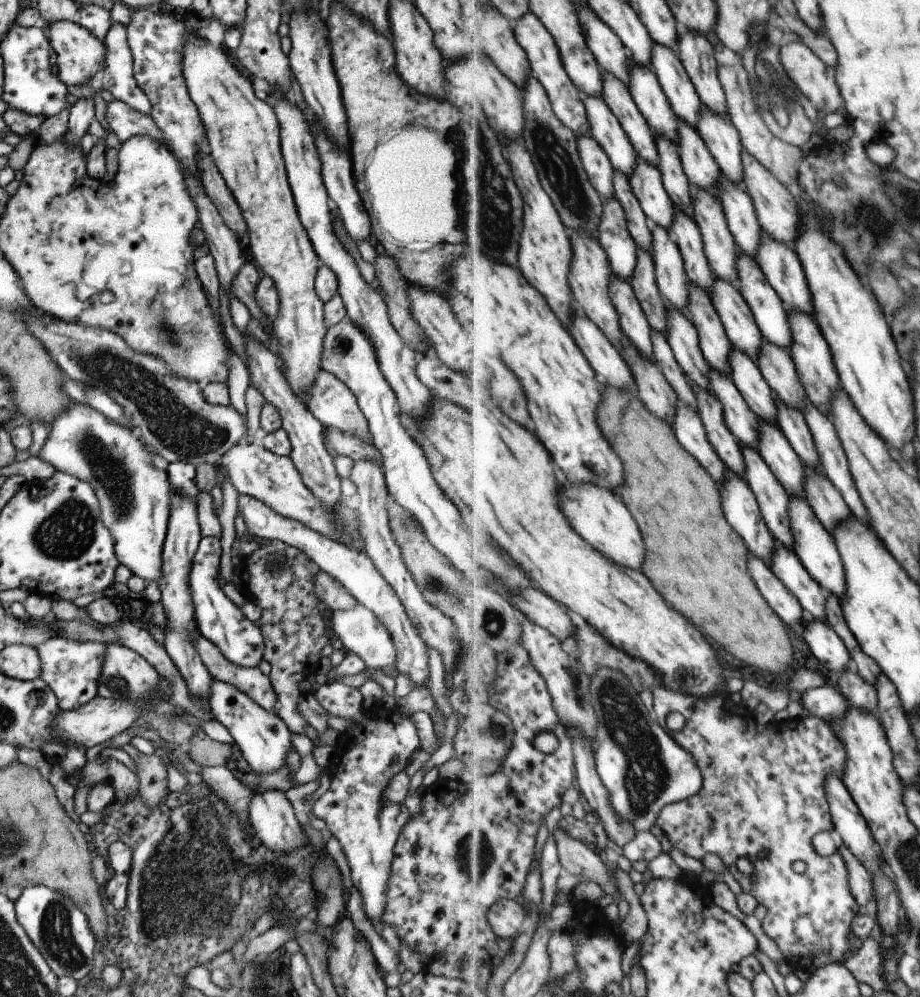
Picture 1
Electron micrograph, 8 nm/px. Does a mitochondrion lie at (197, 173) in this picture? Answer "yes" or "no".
no

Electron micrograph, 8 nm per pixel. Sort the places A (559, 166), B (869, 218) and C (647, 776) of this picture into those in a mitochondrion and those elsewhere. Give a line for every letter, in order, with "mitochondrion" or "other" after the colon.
A: mitochondrion
B: mitochondrion
C: mitochondrion

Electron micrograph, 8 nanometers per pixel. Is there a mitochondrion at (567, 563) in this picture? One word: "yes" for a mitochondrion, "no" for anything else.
no

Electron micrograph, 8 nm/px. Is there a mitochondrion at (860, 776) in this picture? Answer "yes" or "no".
no

